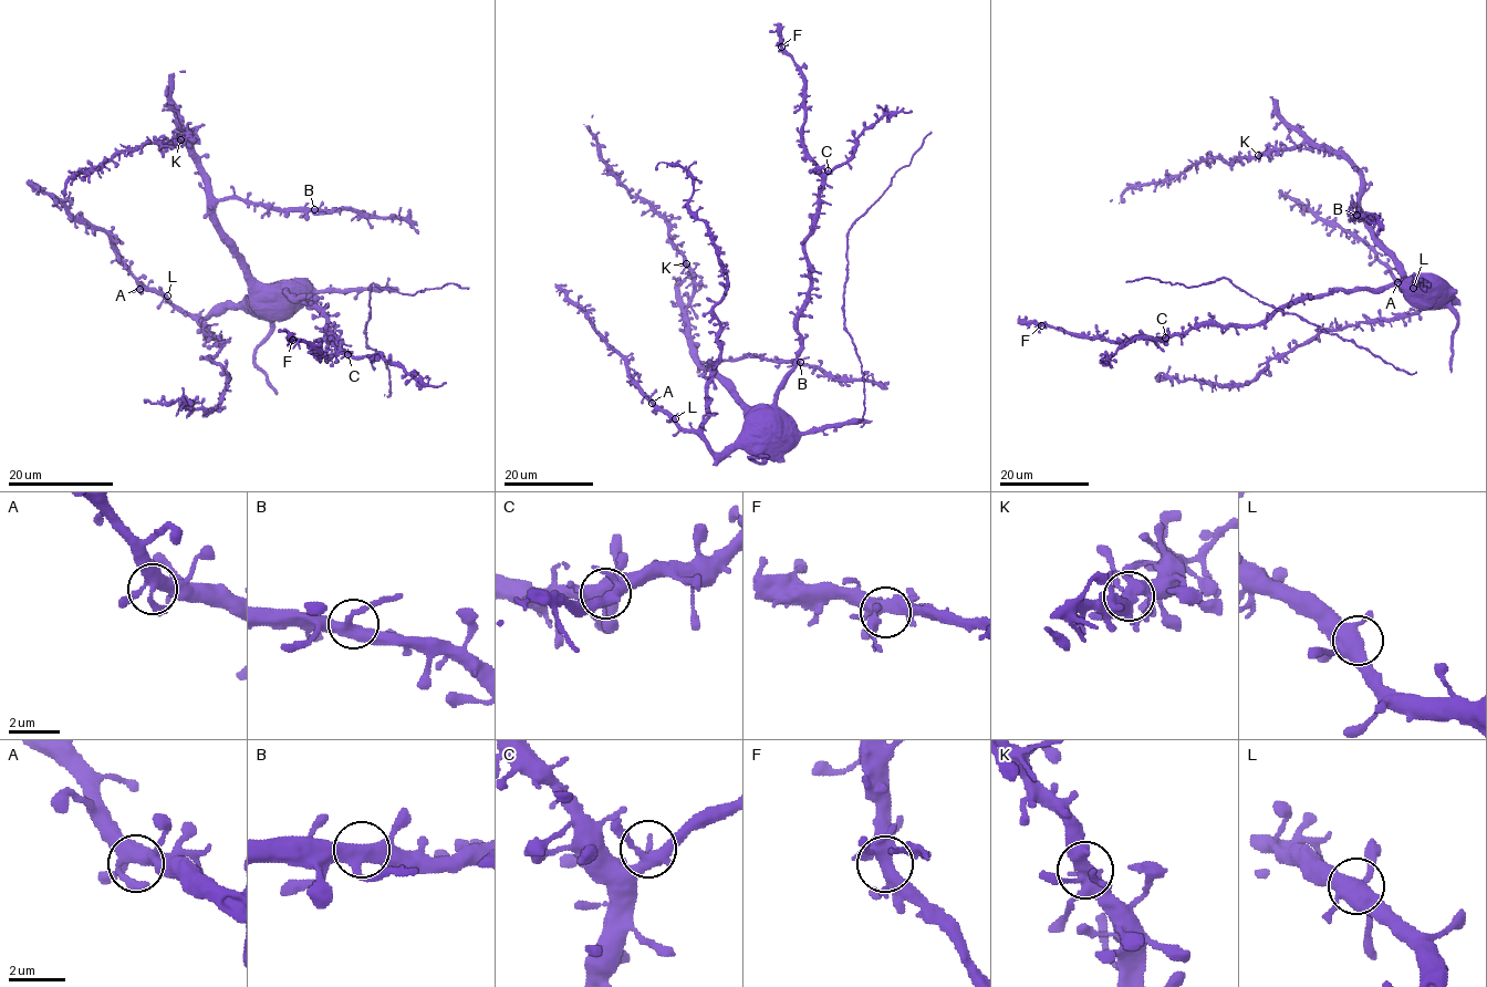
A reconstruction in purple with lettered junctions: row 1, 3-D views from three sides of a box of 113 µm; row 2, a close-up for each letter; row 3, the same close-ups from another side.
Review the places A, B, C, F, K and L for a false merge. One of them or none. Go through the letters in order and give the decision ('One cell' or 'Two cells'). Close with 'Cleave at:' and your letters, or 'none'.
A: One cell
B: One cell
C: One cell
F: One cell
K: One cell
L: One cell
Cleave at: none

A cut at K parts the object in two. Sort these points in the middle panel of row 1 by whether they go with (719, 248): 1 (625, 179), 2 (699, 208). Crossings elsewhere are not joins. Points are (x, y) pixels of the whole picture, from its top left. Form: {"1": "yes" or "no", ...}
{"1": "no", "2": "yes"}

